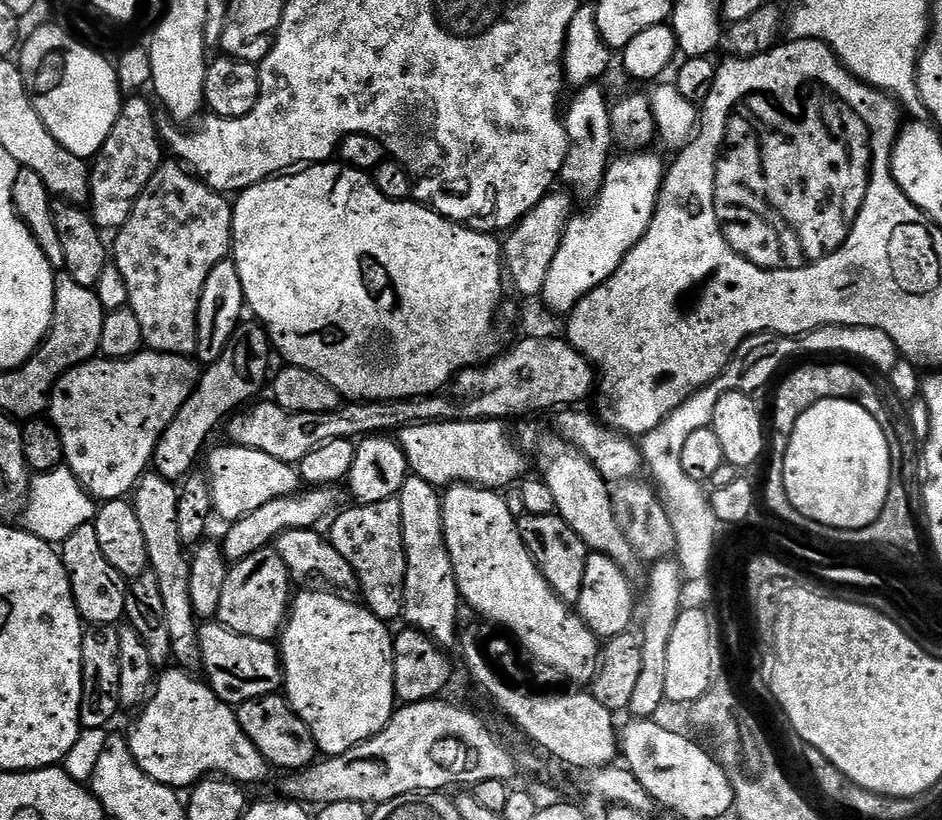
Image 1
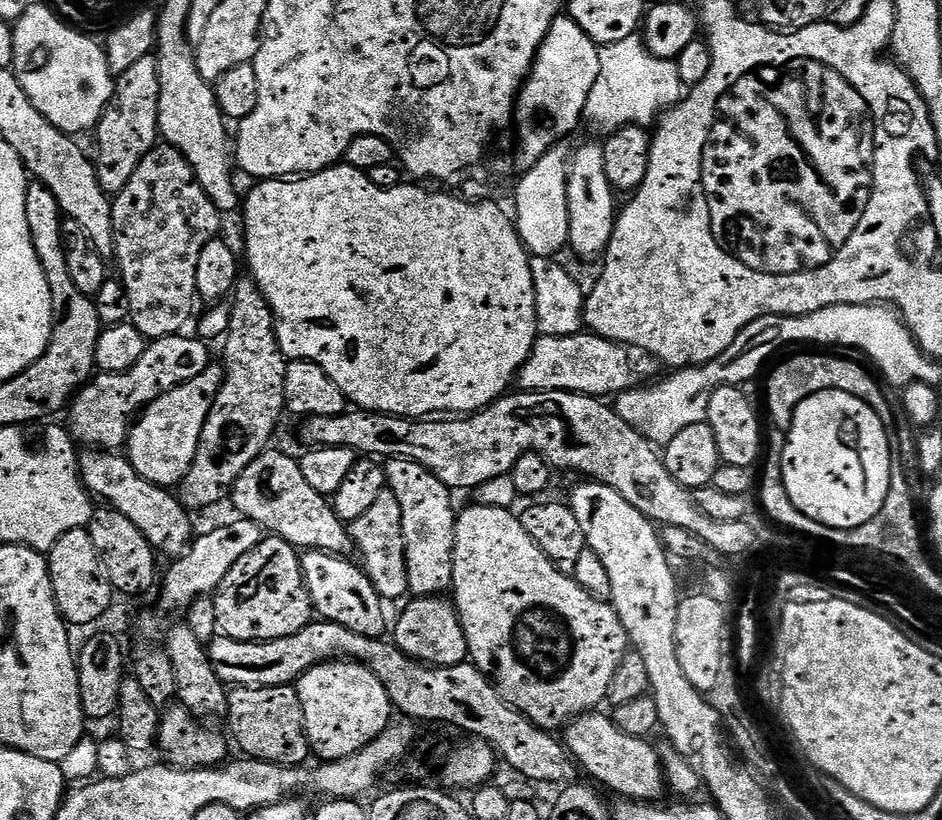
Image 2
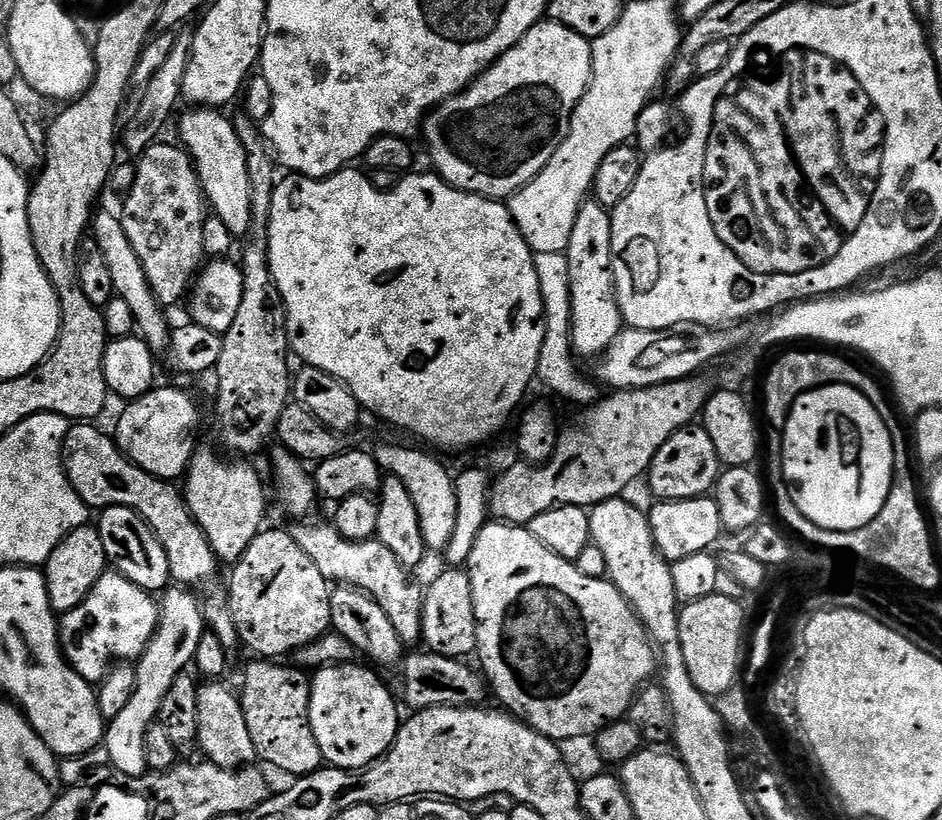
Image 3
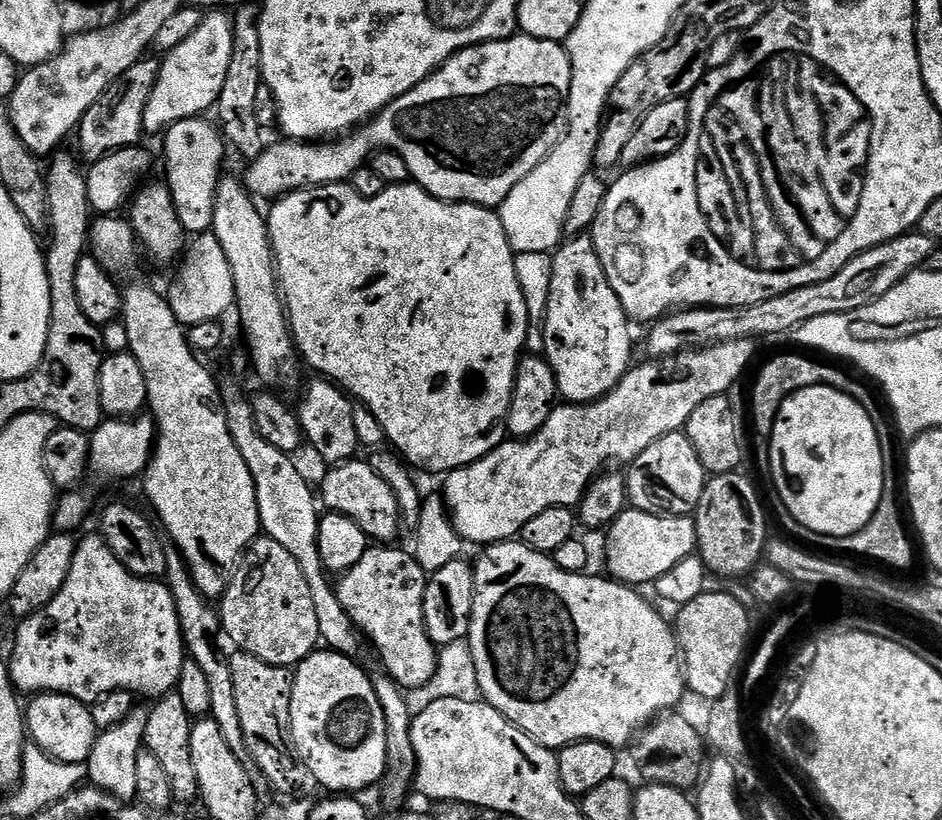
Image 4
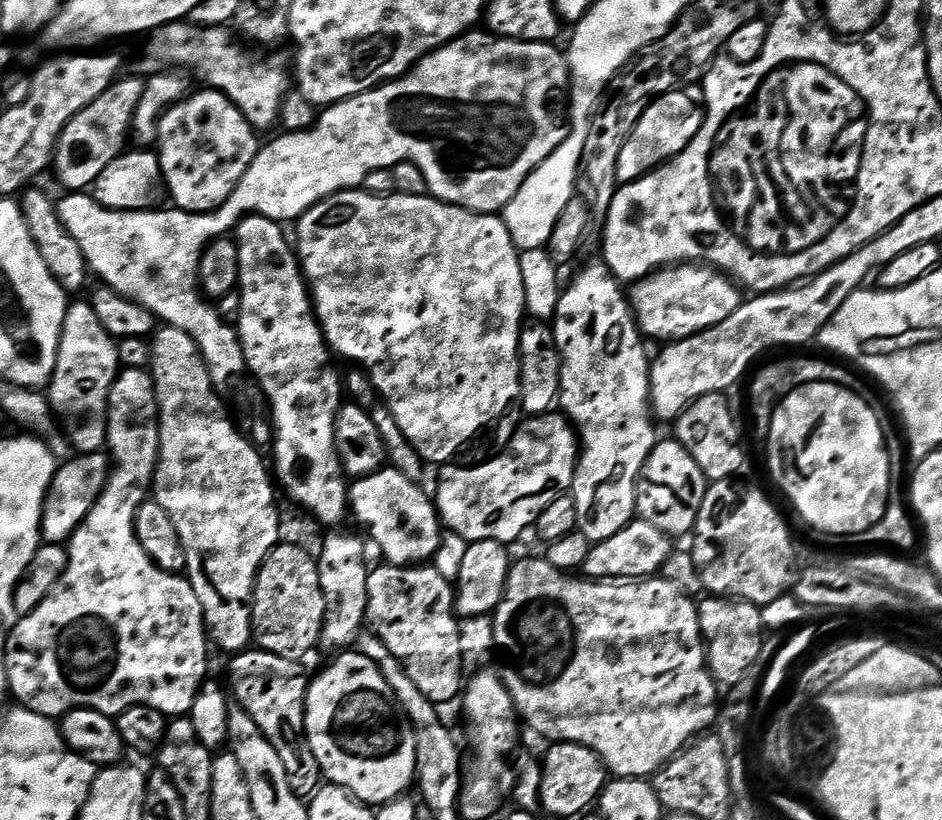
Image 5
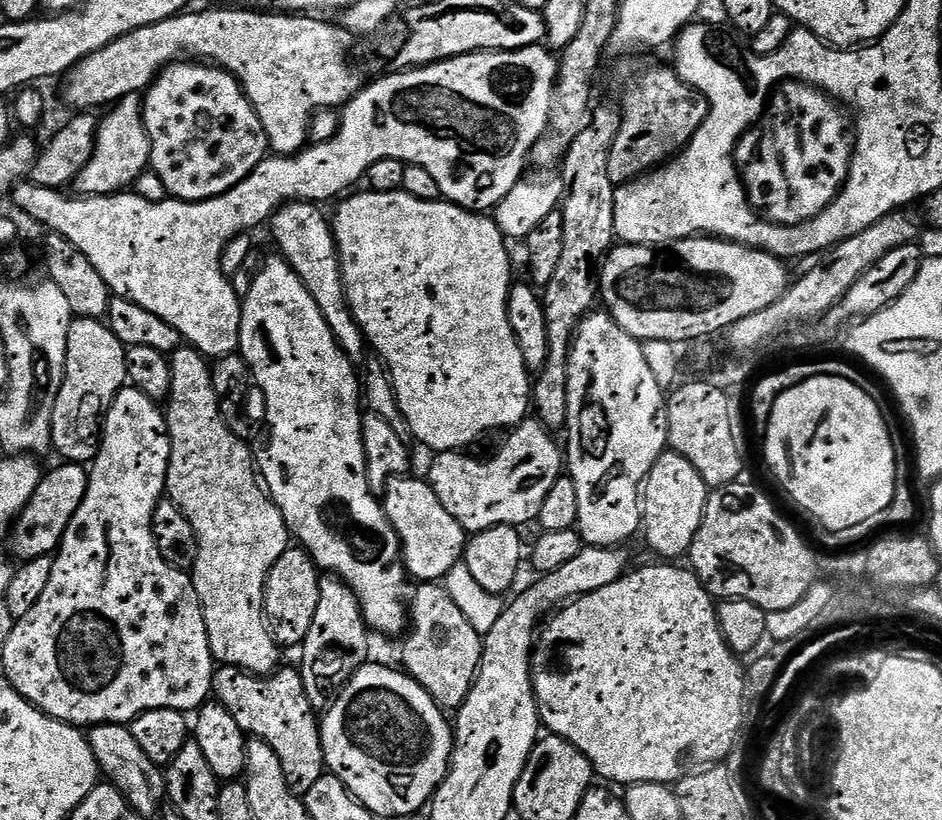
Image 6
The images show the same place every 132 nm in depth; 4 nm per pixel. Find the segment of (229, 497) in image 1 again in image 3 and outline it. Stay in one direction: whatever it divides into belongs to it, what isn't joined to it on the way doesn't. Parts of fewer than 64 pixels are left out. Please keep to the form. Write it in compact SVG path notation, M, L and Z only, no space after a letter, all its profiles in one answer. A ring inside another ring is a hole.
M296 522L293 523L294 526L291 525L290 531L292 533L292 537L294 538L294 542L298 542L298 546L302 546L302 550L306 550L306 555L310 558L310 562L314 562L314 566L318 566L319 572L321 572L324 577L326 577L333 585L336 586L347 586L350 588L357 588L358 590L362 590L366 594L370 594L370 598L374 598L374 602L378 602L378 606L382 607L382 610L385 611L386 616L390 619L390 622L394 625L394 630L398 631L398 636L401 641L406 646L413 645L412 642L416 641L416 643L421 639L420 628L421 628L421 608L424 605L424 590L423 587L419 586L416 582L415 578L412 577L414 575L413 569L406 567L402 562L398 562L398 558L394 558L394 554L389 550L388 547L382 546L382 542L375 538L370 540L347 540L346 538L342 538L342 534L338 534L338 530L336 529L335 523L328 522L328 524L306 524L308 522Z

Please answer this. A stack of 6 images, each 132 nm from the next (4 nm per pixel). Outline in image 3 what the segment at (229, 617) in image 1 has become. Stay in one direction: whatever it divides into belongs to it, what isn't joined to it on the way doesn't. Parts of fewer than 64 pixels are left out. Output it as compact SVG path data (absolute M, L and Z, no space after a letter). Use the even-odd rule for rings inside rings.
M261 530L250 542L247 550L242 553L231 569L232 581L227 581L226 591L230 610L233 612L234 626L237 627L239 643L250 651L257 652L260 658L284 658L287 654L295 653L296 649L324 635L332 628L330 614L330 598L332 588L330 581L324 577L310 562L306 550L294 542L291 531L268 532Z

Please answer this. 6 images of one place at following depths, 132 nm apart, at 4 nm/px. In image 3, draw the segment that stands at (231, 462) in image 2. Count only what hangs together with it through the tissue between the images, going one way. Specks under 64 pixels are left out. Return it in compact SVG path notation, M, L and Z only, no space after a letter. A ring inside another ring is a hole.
M238 112L237 115L233 115L233 124L235 126L235 133L238 134L238 140L242 142L243 149L246 150L247 154L247 174L250 177L250 230L244 237L244 250L242 252L242 258L240 257L240 265L243 270L243 288L242 288L242 303L238 306L237 317L234 318L234 323L230 330L223 333L221 340L222 350L219 351L218 362L214 369L214 376L217 376L218 392L216 394L216 420L218 422L216 430L218 436L224 447L228 448L232 452L238 452L240 456L246 456L242 454L254 454L256 453L264 443L267 442L275 435L275 430L278 422L278 418L281 417L282 410L290 402L291 399L291 381L292 381L292 370L288 368L288 356L290 360L290 345L288 342L288 330L287 330L287 316L284 313L284 302L281 298L280 292L277 290L276 284L272 280L272 271L269 270L269 222L270 222L270 210L273 204L273 190L276 185L278 176L275 176L274 170L276 171L276 164L271 154L271 149L268 147L267 140L265 140L262 133L261 127L257 124L257 121L252 120L248 115L243 112Z

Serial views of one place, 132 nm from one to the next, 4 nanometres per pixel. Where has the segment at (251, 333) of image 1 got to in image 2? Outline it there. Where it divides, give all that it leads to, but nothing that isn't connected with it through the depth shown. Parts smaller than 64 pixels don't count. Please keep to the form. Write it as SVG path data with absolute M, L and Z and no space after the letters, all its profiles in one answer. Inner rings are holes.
M209 363L208 368L198 374L198 378L190 378L190 382L162 394L139 413L128 434L126 455L134 470L138 470L146 482L154 482L169 490L183 483L198 453L203 427L223 386L224 376L223 367L219 363Z

